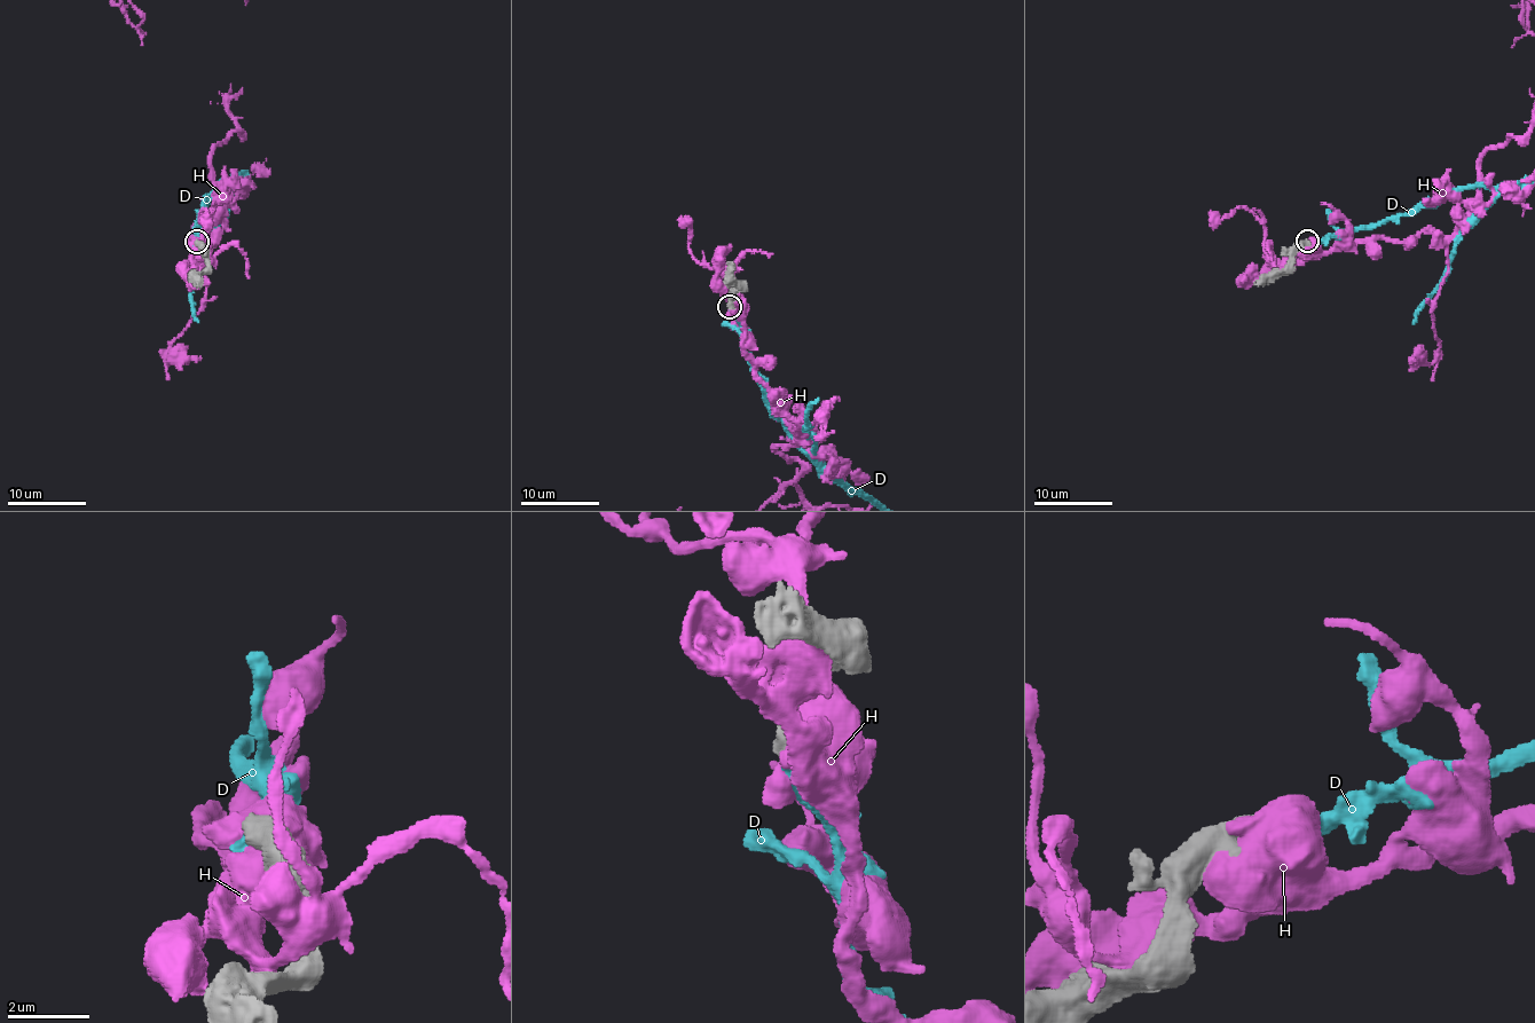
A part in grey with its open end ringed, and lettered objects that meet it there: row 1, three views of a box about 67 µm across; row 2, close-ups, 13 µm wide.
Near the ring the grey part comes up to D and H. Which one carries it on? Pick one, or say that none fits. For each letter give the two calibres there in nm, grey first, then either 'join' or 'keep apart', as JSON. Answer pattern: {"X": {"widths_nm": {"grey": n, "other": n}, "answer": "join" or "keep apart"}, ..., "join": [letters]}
{"D": {"widths_nm": {"grey": 480, "other": 440}, "answer": "keep apart"}, "H": {"widths_nm": {"grey": 800, "other": 850}, "answer": "keep apart"}, "join": []}

